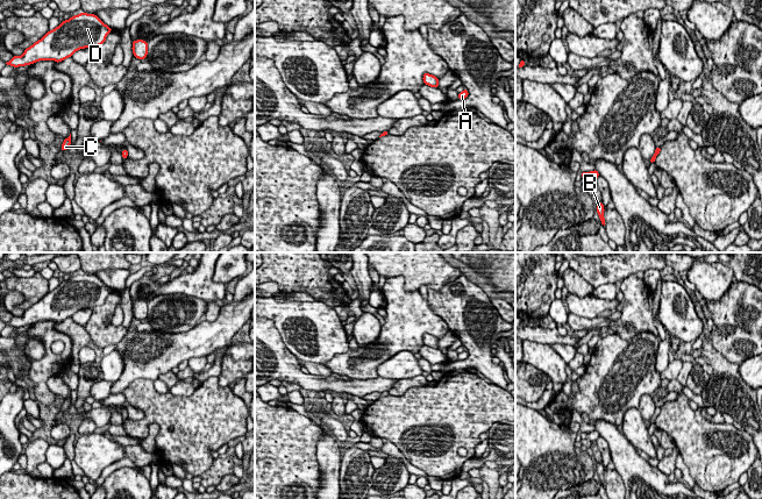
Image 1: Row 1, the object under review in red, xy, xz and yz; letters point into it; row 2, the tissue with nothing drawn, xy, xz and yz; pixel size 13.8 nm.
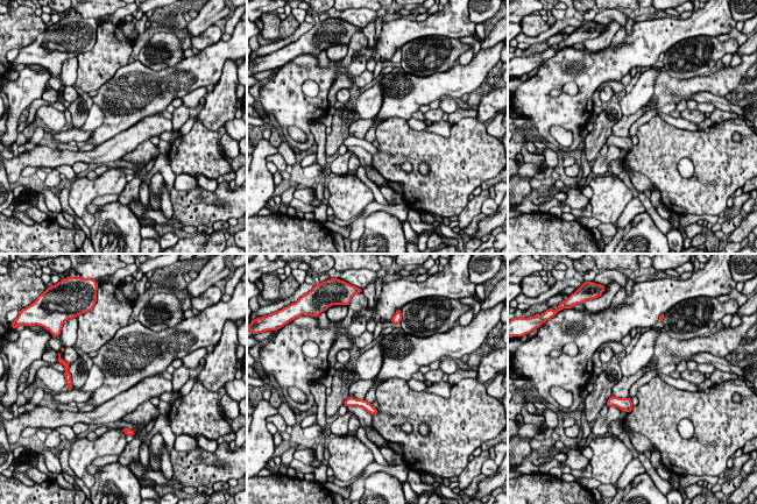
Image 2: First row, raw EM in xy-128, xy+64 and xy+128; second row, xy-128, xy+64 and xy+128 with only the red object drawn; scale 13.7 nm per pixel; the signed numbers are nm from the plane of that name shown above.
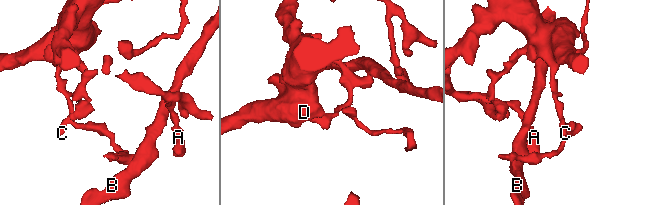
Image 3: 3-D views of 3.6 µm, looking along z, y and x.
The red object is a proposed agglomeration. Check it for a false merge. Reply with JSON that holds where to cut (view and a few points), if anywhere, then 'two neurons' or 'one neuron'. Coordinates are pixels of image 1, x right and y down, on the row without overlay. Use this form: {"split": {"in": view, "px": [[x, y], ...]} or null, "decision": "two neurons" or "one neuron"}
{"split": {"in": "xy", "px": [[122, 414], [127, 416]]}, "decision": "two neurons"}

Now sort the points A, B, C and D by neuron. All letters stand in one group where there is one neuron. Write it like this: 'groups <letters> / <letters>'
groups A C D / B

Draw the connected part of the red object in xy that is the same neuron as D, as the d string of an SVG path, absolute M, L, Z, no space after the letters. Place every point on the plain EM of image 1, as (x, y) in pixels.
M79 273L60 283L58 287L48 292L41 300L24 309L21 316L13 316L6 325L19 328L31 326L40 321L59 323L72 318L80 309L104 305L112 291L95 275Z

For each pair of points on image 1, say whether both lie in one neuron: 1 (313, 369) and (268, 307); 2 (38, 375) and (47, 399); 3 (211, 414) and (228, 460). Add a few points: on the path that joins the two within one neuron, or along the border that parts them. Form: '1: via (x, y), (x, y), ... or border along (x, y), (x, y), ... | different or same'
1: border along (298, 358), (323, 365) | different
2: via (40, 380), (43, 393) | same
3: border along (214, 458), (212, 464), (200, 476) | different

